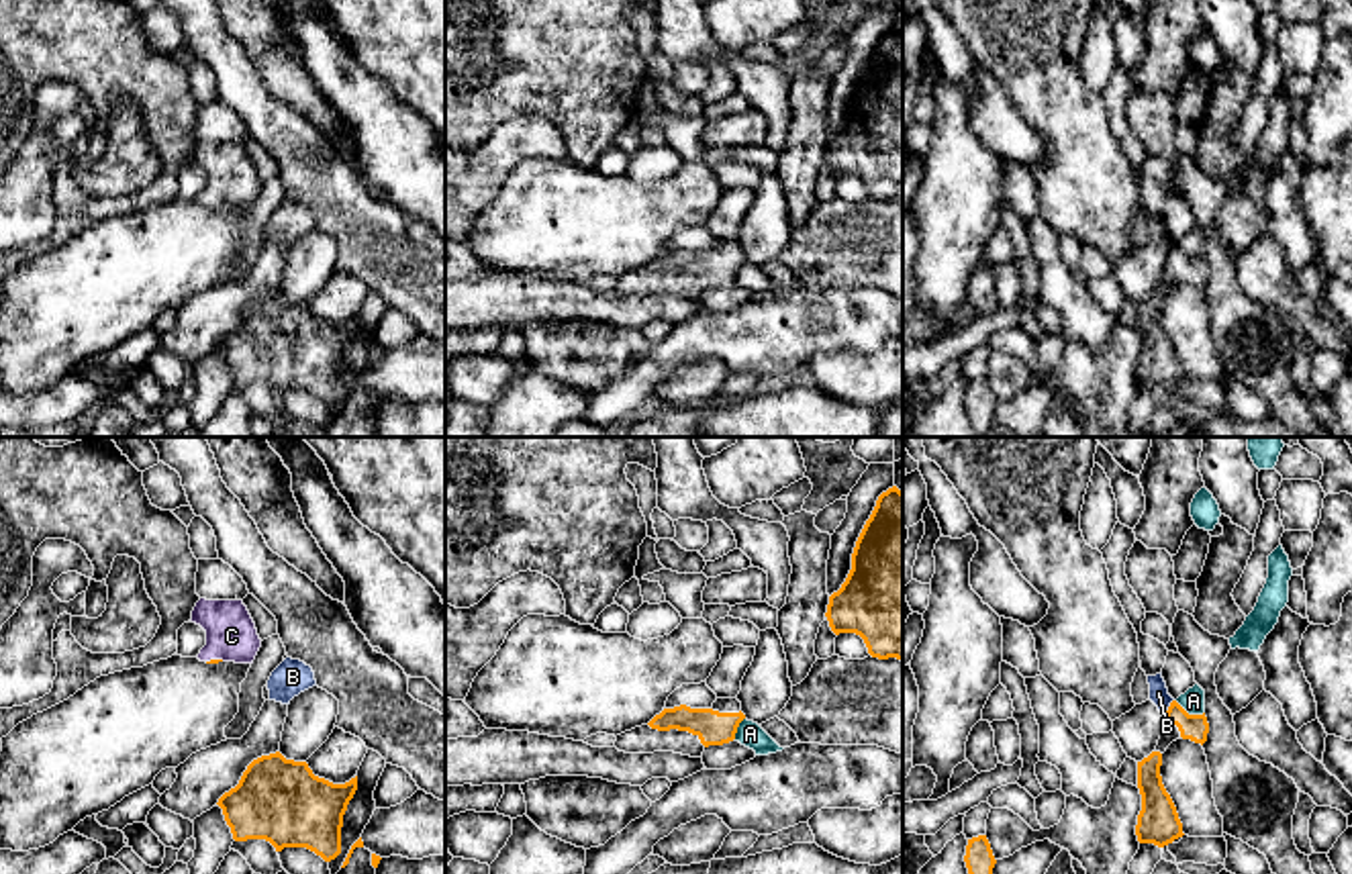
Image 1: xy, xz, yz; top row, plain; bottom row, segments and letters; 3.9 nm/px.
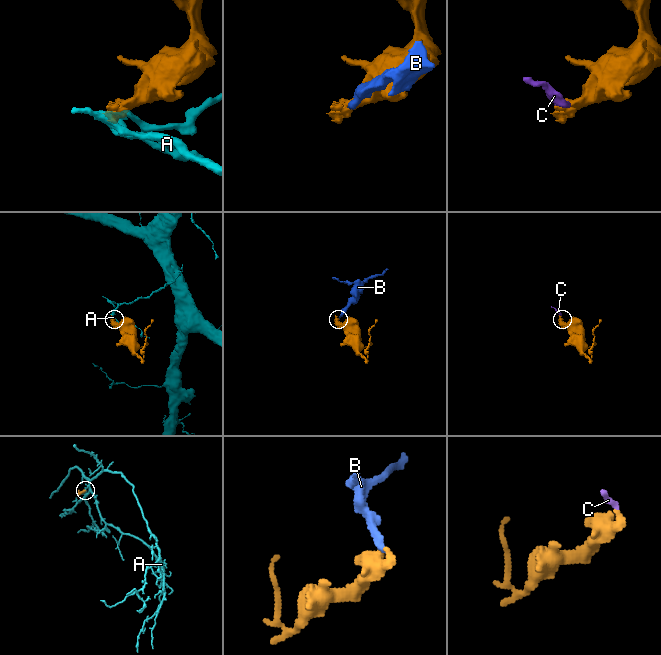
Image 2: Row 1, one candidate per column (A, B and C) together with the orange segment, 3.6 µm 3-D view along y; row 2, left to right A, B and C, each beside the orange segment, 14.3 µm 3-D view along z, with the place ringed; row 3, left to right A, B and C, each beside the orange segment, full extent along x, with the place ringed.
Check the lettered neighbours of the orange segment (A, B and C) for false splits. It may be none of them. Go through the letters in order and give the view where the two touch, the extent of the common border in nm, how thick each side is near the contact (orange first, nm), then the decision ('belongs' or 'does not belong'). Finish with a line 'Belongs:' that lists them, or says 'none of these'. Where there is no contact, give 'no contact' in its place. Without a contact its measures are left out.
A: meets orange in yz; contact 130 nm long; 110 nm thick on the orange side, 100 nm on the other; does not belong
B: meets orange in yz; contact 70 nm long; 110 nm thick on the orange side, 80 nm on the other; does not belong
C: meets orange in xy; contact 70 nm long; 20 nm thick on the orange side, 200 nm on the other; belongs
Belongs: C

